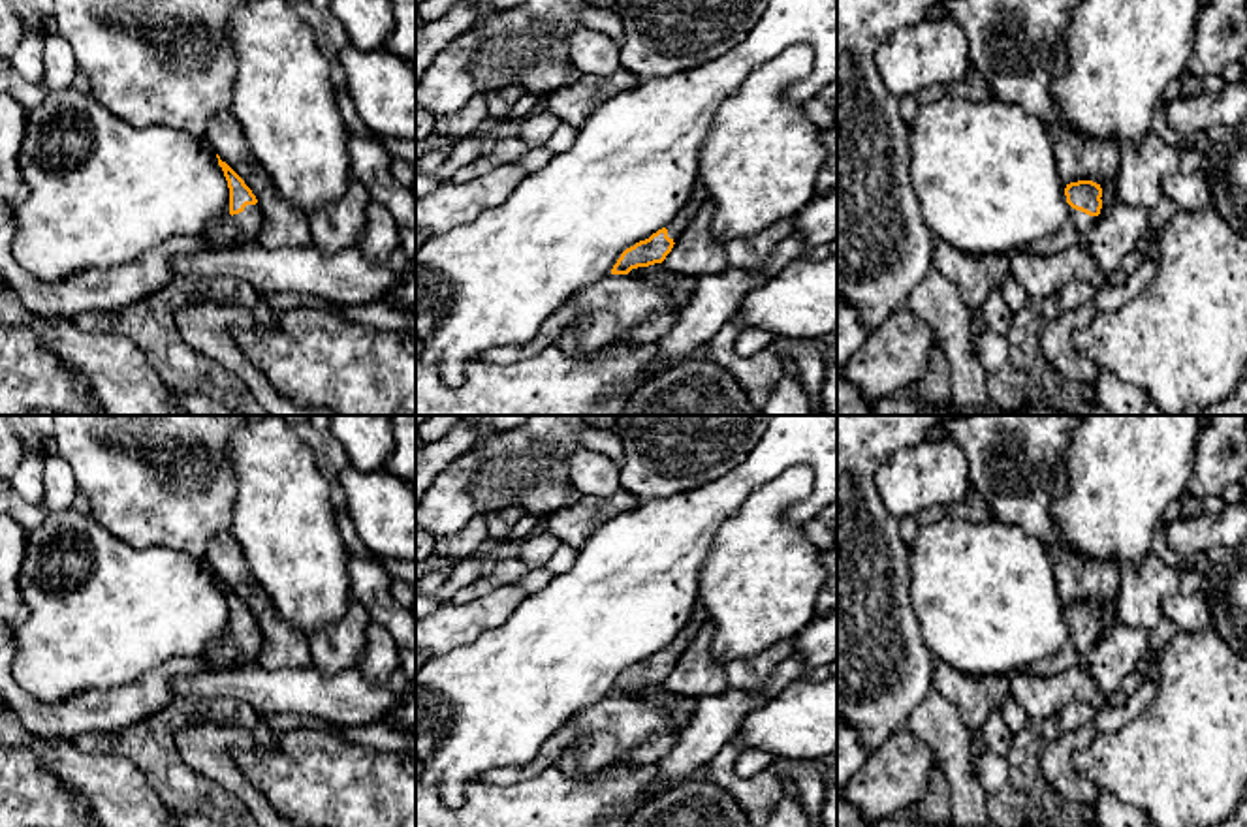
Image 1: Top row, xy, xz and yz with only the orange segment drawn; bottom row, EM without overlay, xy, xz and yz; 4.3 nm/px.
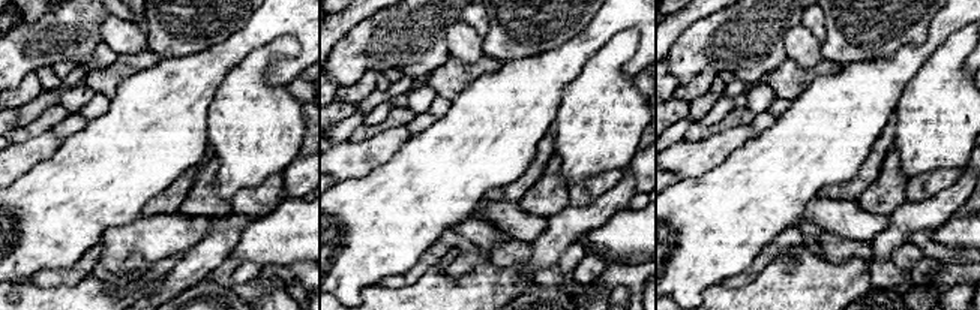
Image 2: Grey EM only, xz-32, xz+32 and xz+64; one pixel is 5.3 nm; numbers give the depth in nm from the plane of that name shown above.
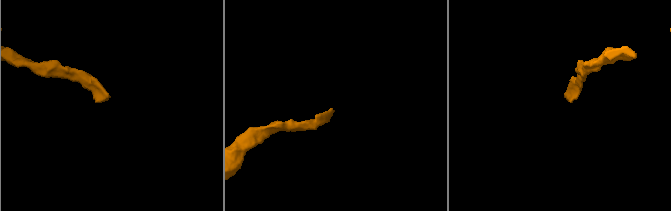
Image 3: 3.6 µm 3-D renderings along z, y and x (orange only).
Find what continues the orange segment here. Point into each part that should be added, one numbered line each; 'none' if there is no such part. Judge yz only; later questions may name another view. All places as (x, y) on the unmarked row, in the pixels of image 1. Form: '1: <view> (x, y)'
1: yz (1078, 645)

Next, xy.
1: xy (243, 649)

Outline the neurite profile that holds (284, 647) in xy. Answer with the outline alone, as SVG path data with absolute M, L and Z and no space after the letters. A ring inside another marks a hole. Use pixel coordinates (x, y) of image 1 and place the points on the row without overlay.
M222 532L207 543L205 560L256 616L263 635L258 665L265 669L312 667L308 637L293 630L261 590L231 532Z

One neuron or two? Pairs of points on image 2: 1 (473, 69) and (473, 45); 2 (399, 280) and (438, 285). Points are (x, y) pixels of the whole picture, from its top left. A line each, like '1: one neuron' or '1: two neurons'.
1: two neurons
2: two neurons

